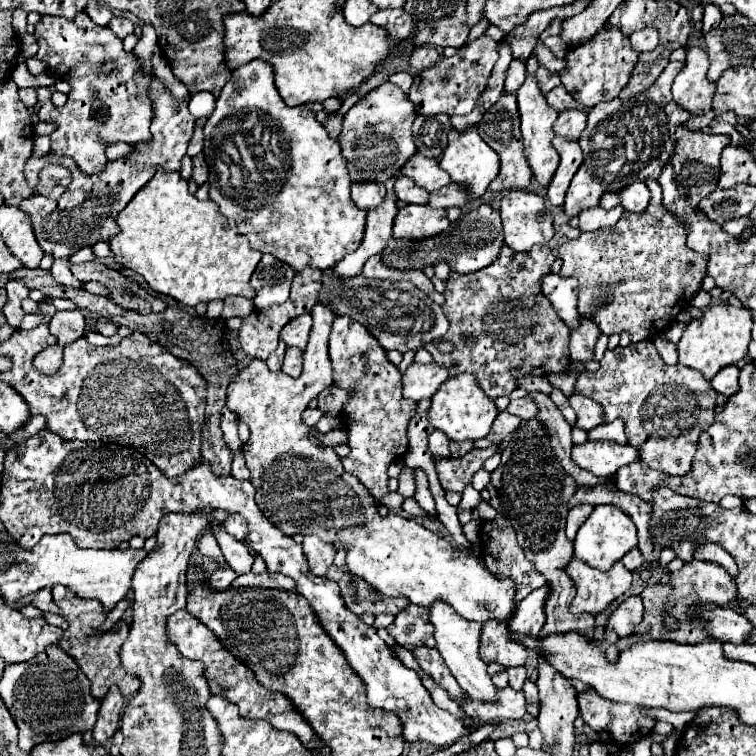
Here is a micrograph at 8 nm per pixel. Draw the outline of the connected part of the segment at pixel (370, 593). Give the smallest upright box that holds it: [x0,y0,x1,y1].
[326,565,410,617]

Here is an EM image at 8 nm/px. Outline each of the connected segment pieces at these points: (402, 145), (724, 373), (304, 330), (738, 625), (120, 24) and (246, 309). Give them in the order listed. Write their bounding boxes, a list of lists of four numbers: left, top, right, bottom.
[[338,83,416,183],[710,365,740,397],[280,313,312,349],[704,607,754,643],[108,17,134,39],[222,297,252,319]]

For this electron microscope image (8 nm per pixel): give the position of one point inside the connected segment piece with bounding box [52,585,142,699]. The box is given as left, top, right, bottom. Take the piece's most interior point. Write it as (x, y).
(99, 659)

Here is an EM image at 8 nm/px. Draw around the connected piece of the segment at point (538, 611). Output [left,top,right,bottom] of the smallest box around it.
[508,587,544,637]

